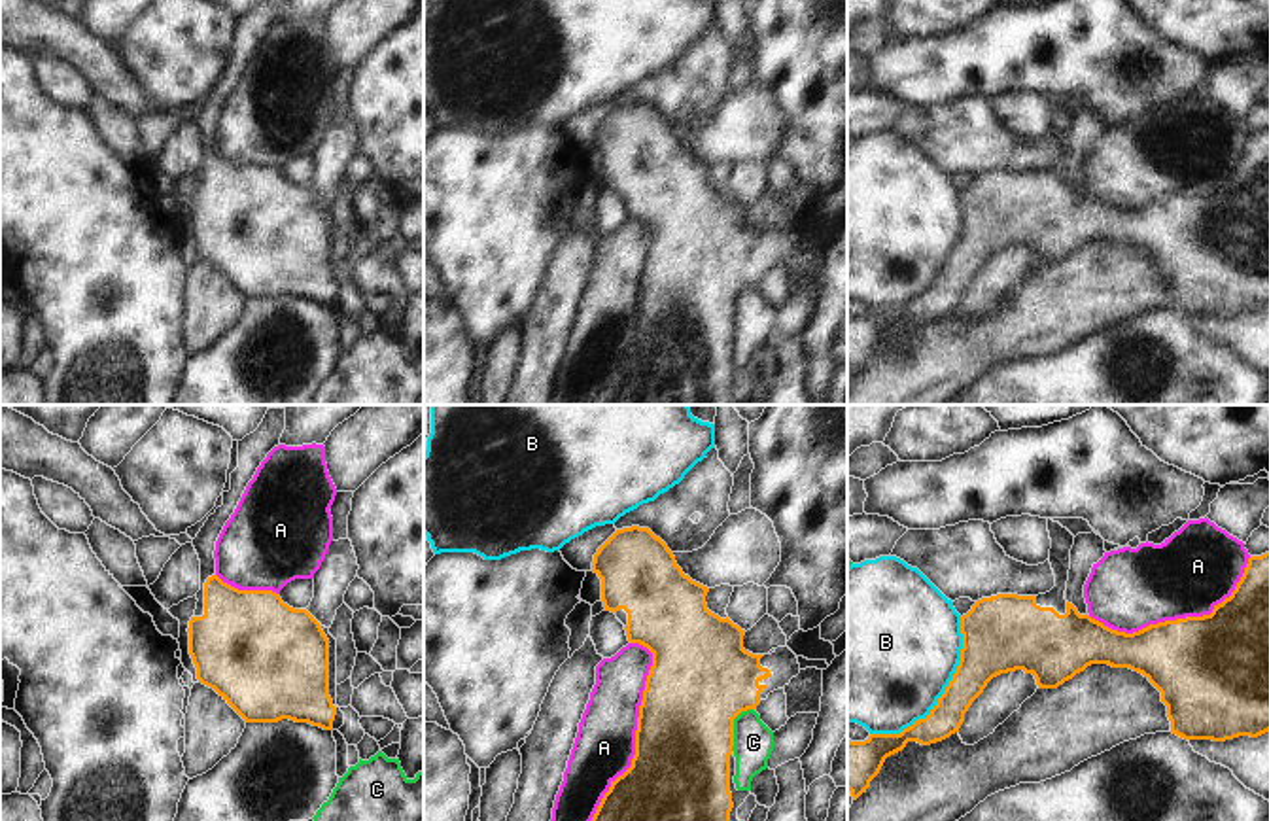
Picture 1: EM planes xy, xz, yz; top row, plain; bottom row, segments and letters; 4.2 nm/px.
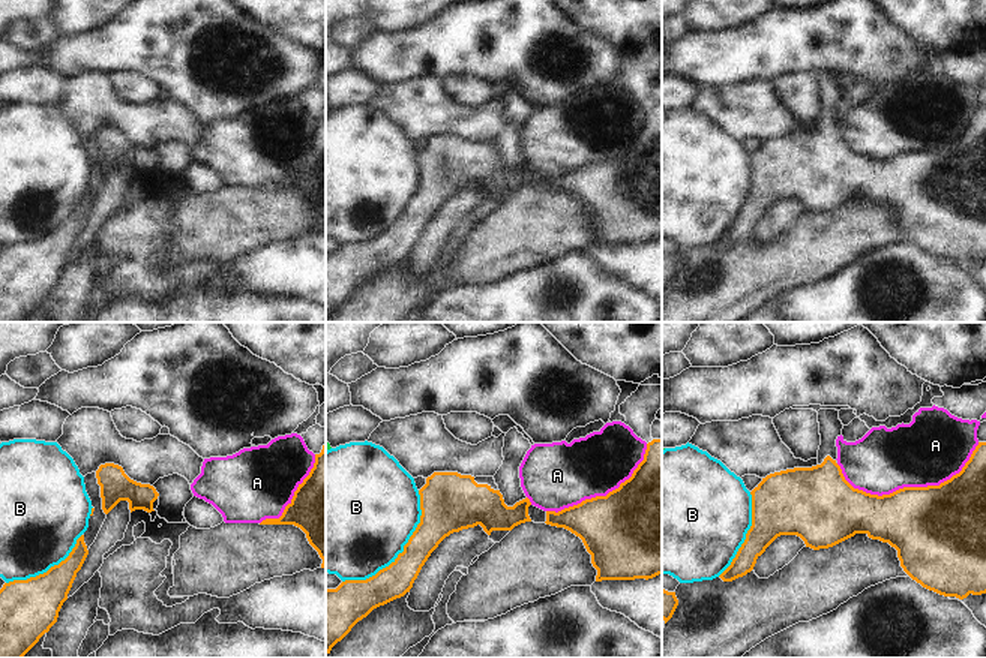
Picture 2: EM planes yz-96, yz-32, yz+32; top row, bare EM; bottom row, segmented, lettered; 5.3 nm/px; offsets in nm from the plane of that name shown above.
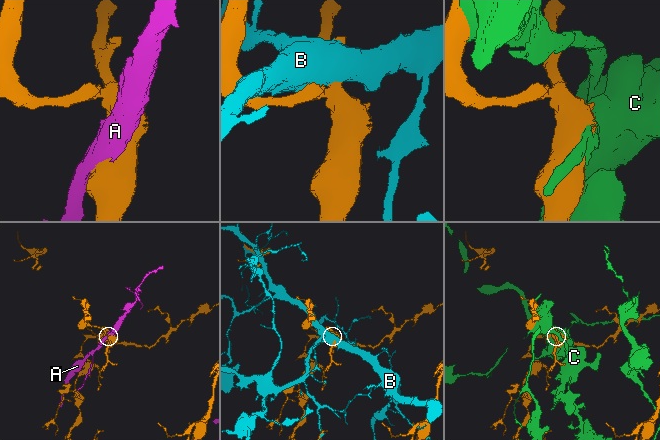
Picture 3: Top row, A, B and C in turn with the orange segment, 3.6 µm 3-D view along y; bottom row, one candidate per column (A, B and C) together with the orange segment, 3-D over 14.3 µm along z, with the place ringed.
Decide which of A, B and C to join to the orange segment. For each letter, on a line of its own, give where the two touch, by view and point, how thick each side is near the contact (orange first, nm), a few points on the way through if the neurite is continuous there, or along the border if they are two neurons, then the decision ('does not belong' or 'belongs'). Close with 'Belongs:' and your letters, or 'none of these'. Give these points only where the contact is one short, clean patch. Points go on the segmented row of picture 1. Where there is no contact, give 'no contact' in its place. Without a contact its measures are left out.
A: xz (636, 731) | 420/260 nm | does not belong
B: yz (942, 695) | 200/480 nm | does not belong
C: xz (732, 725) | 440/180 nm | does not belong
Belongs: none of these

